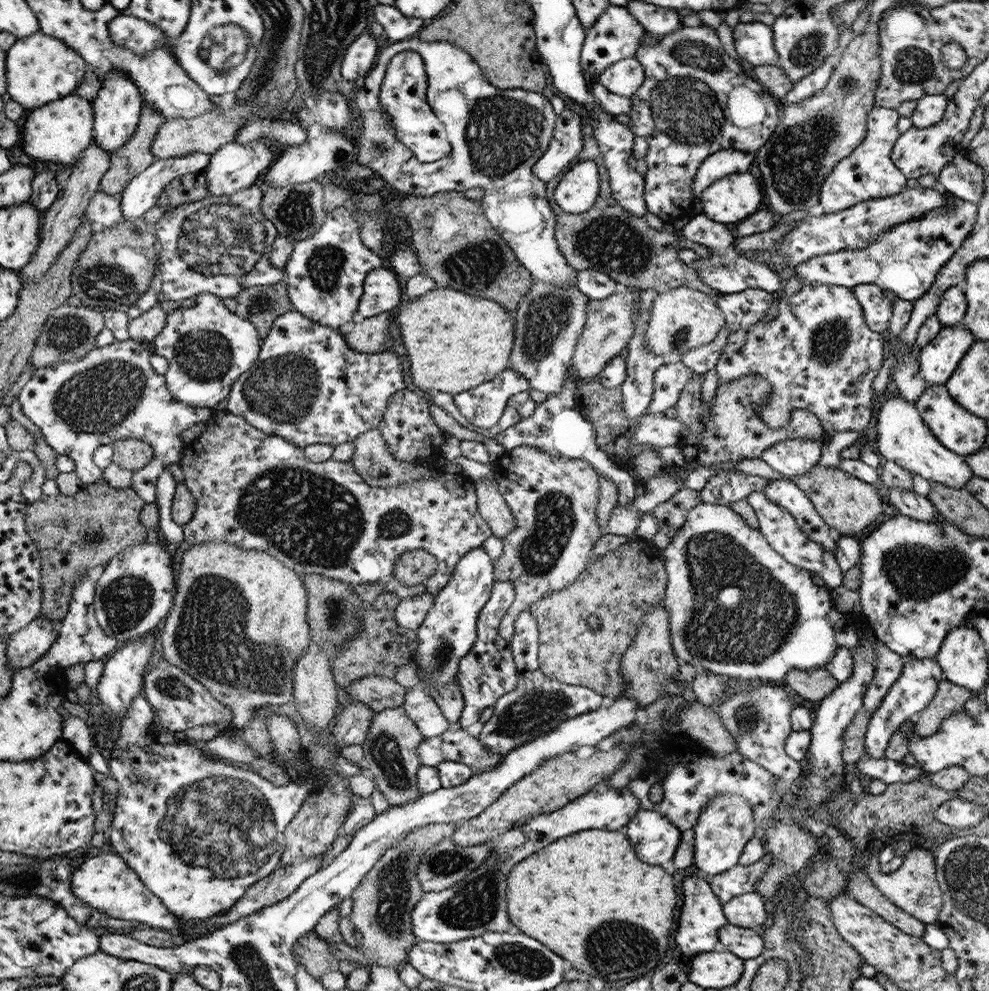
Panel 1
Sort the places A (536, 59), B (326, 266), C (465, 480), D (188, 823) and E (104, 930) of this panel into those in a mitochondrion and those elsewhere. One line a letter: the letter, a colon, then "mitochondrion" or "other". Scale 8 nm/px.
A: other
B: mitochondrion
C: other
D: mitochondrion
E: other

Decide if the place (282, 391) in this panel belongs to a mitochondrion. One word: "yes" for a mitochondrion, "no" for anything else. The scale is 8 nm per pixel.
yes

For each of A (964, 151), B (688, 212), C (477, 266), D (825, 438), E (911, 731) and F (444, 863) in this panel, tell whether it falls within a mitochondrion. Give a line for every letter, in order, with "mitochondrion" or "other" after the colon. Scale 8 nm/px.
A: other
B: other
C: mitochondrion
D: other
E: other
F: mitochondrion

